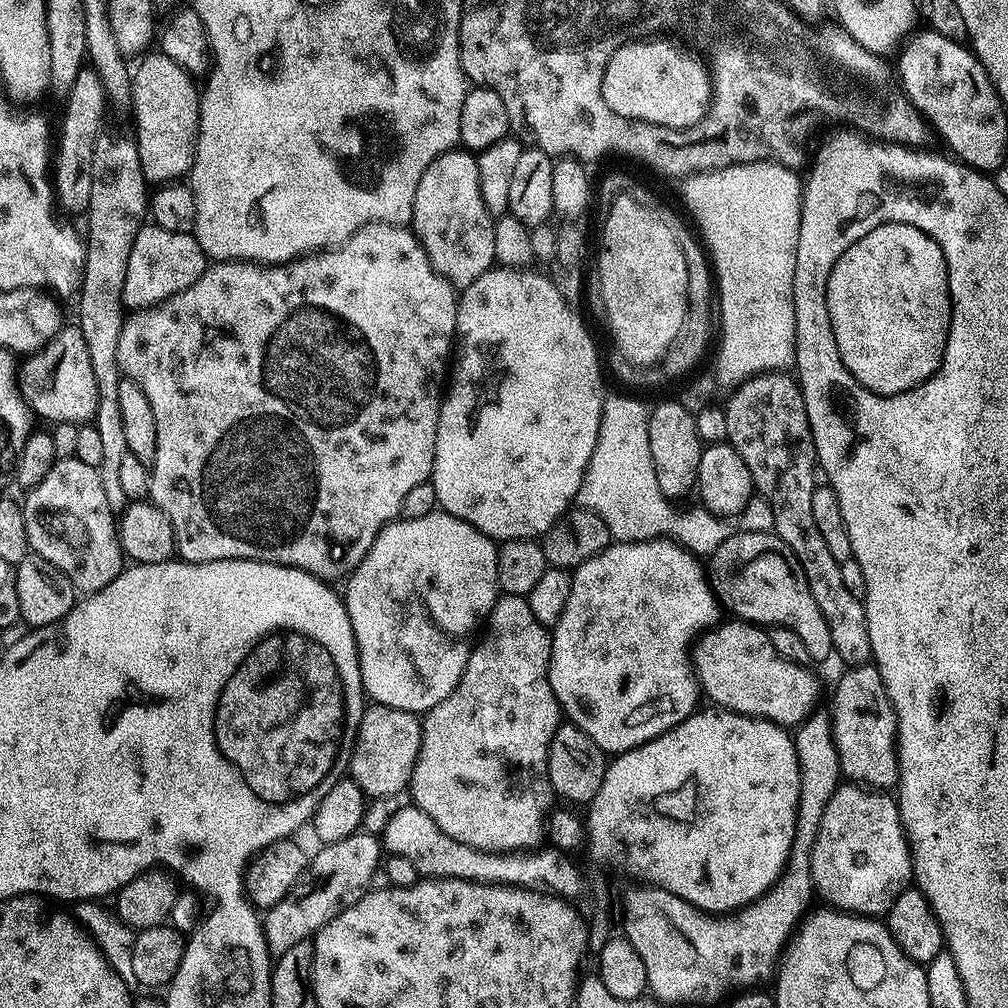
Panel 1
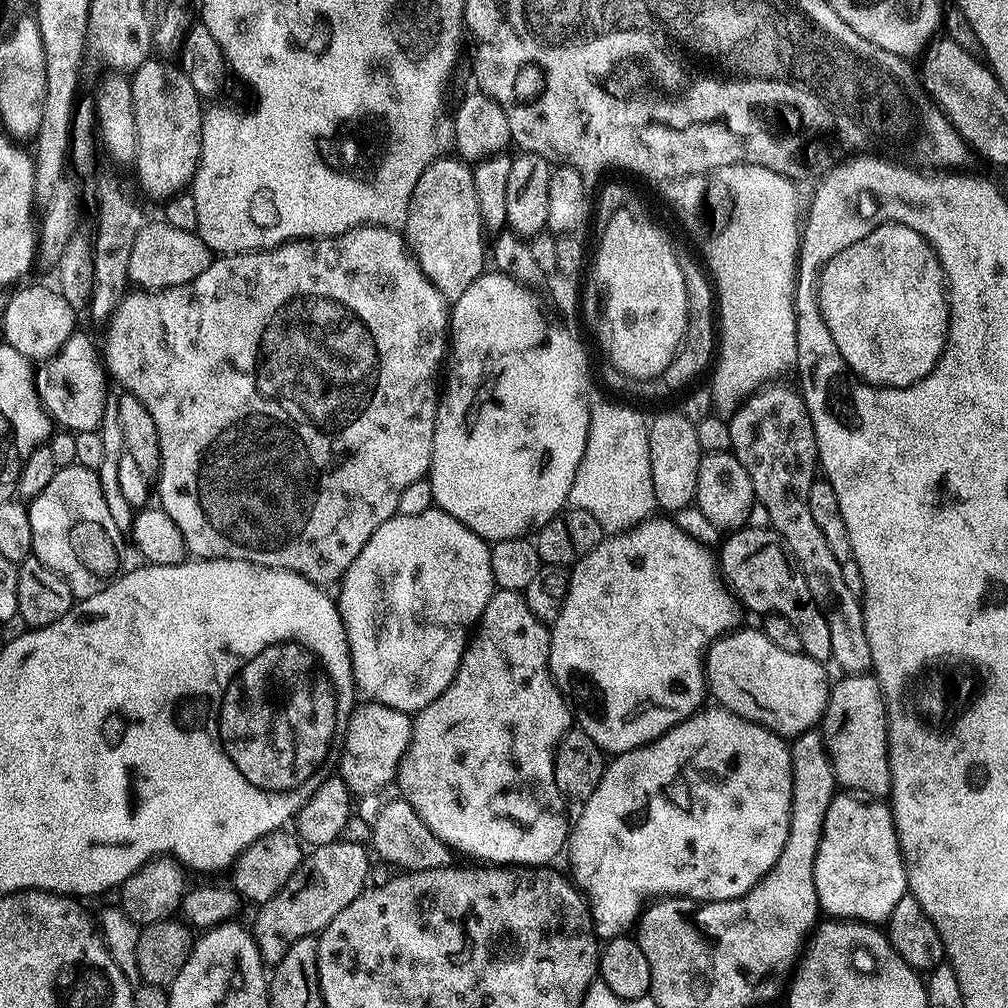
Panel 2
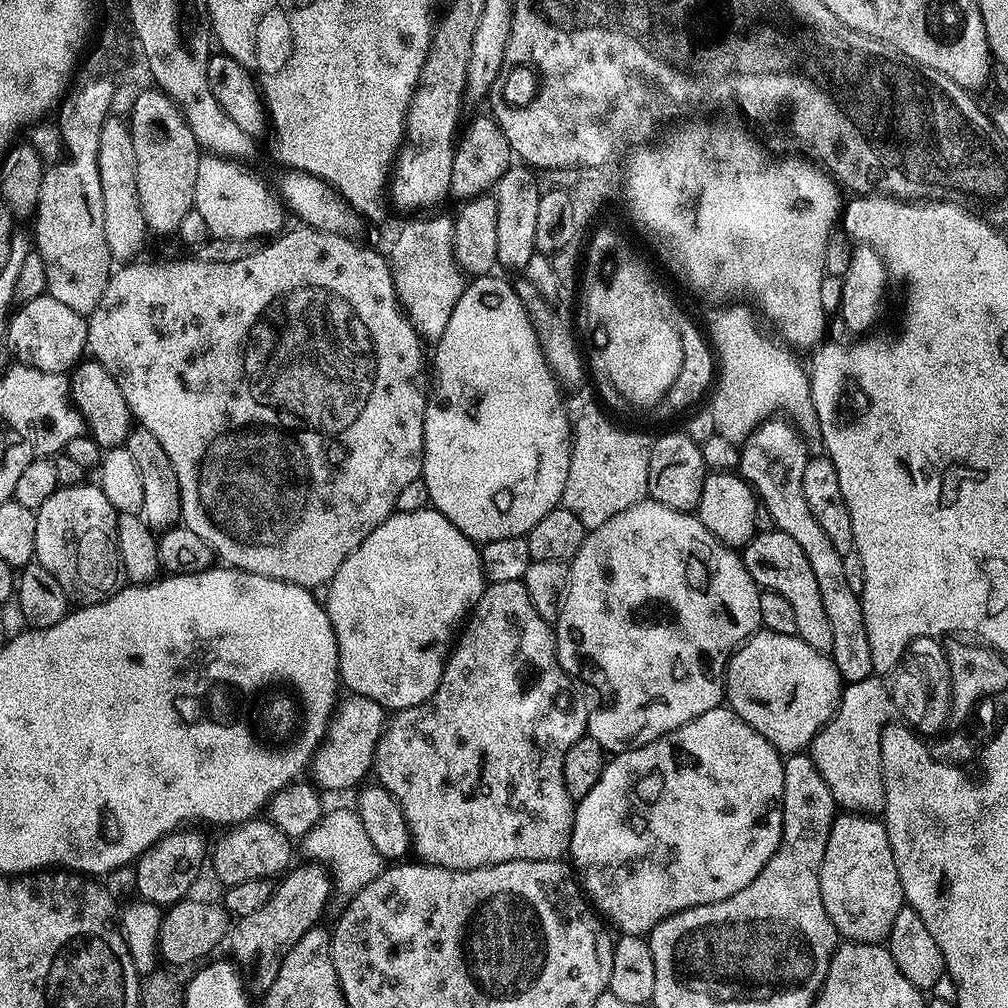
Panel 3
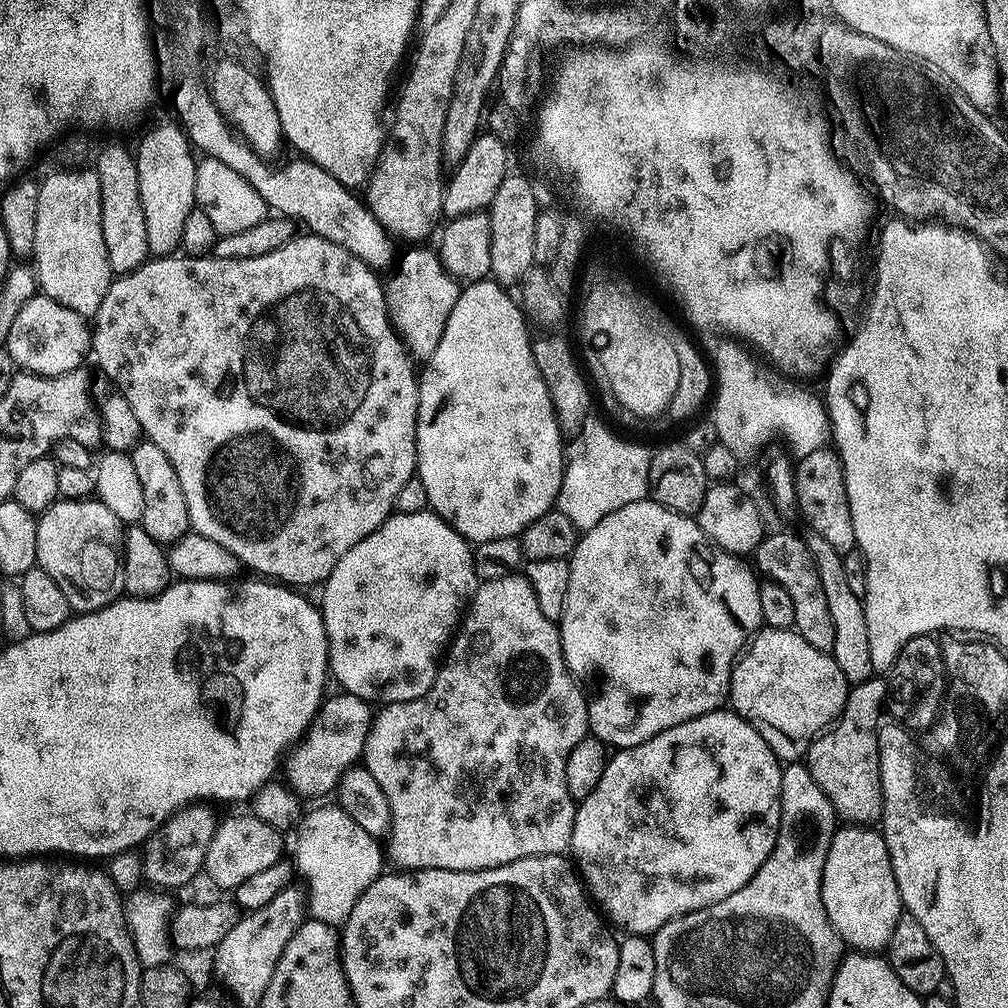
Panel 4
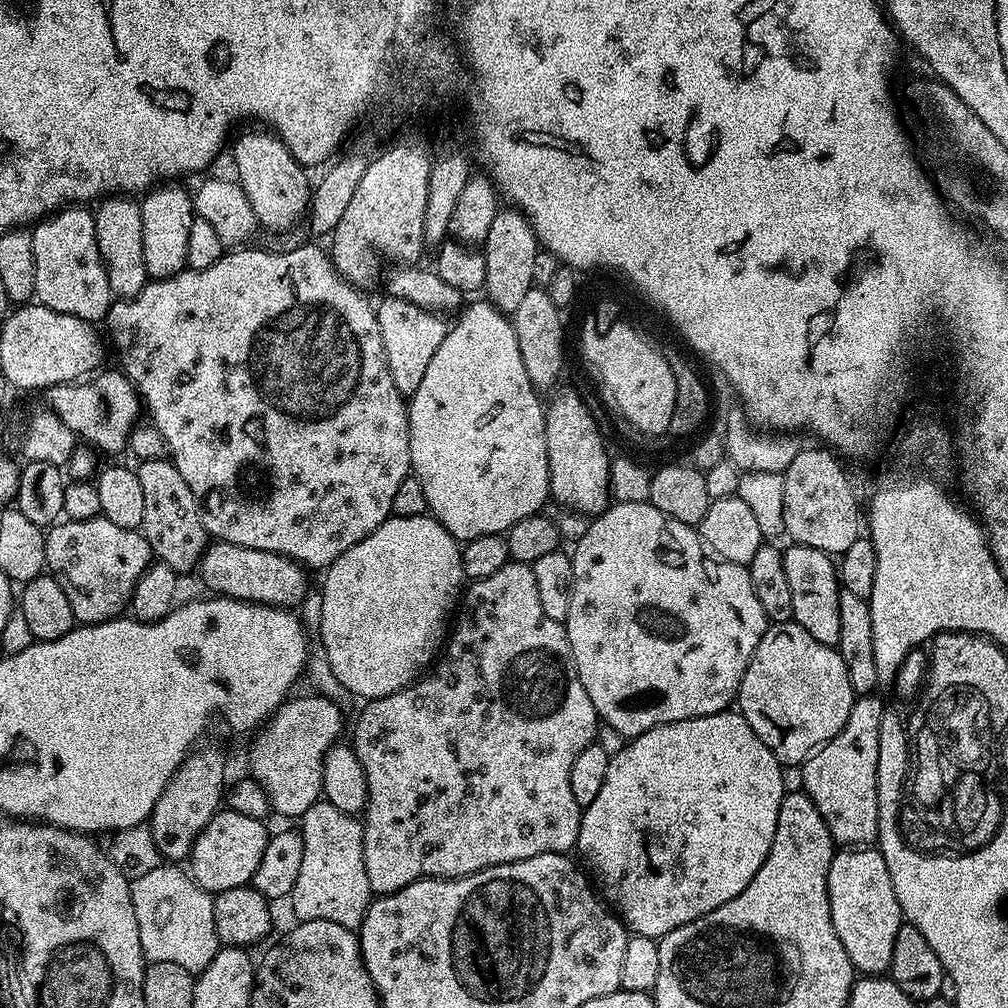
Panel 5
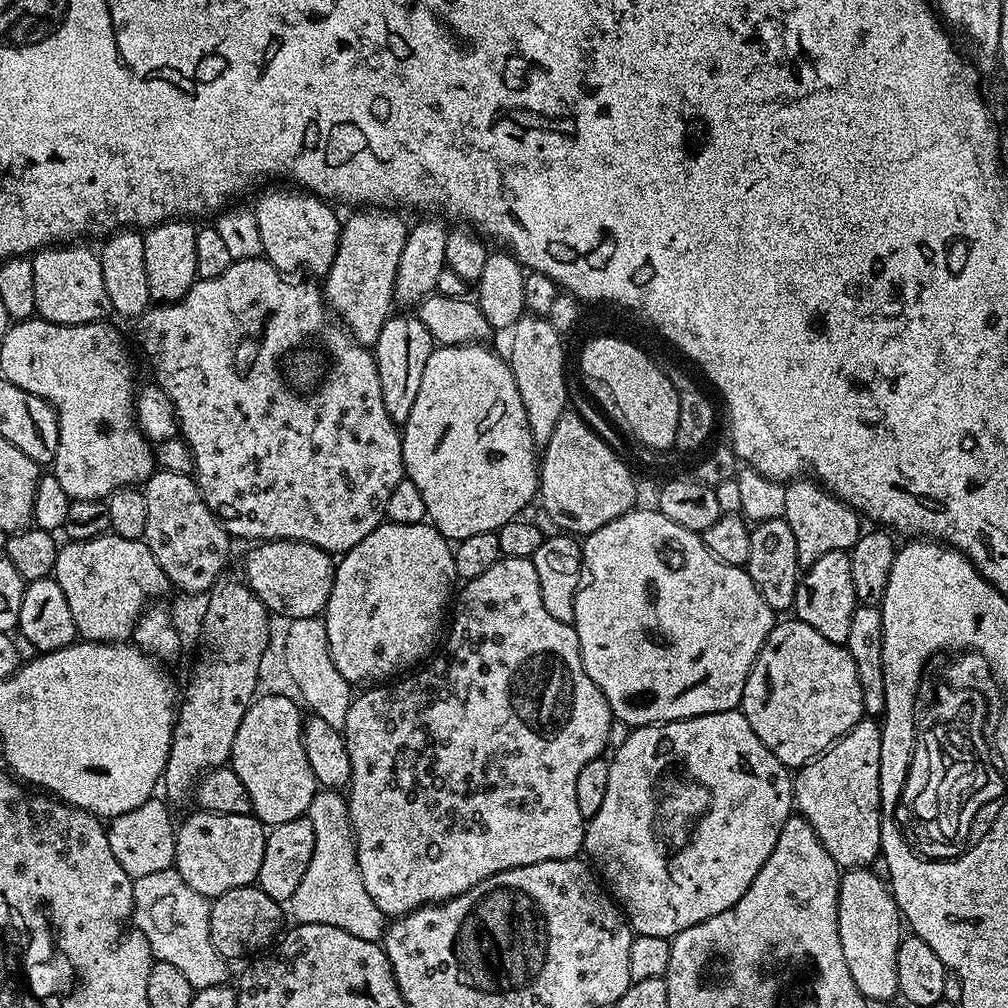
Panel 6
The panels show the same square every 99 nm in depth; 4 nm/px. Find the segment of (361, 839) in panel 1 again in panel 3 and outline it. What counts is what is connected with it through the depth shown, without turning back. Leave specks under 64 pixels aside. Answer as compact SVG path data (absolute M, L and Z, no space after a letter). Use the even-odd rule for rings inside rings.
M304 862L301 868L295 868L293 867L279 881L280 885L277 883L273 887L271 898L260 910L239 917L230 932L233 952L231 955L241 969L252 968L250 984L253 989L256 987L257 993L260 994L268 992L270 986L274 986L274 978L278 978L282 958L286 958L294 942L298 942L302 934L306 934L321 923L320 915L323 914L324 907L332 896L332 890L334 892L333 877L323 864Z

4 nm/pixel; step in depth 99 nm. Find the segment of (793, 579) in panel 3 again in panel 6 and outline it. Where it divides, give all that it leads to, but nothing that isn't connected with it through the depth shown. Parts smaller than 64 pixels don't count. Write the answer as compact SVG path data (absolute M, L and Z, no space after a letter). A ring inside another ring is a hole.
M848 552L822 554L818 562L806 569L796 585L795 619L806 622L806 626L814 626L814 630L818 630L822 638L830 638L830 642L835 644L847 645L850 638L850 618L854 618L857 607Z

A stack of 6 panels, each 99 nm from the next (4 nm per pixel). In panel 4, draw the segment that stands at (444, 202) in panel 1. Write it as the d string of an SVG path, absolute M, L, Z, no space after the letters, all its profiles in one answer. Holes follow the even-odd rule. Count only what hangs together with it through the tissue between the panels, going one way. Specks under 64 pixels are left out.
M412 246L404 258L399 259L400 270L392 281L387 281L384 303L388 305L388 319L396 335L403 341L409 357L416 362L426 362L446 330L446 318L458 302L461 285L442 266L439 255L428 246Z

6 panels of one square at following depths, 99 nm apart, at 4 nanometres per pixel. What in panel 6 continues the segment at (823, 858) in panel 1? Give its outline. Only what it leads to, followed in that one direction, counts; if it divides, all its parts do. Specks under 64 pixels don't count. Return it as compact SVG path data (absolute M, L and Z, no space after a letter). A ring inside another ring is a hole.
M850 868L841 875L838 890L838 938L842 938L842 954L846 957L846 966L850 969L850 978L865 1000L897 999L898 986L898 946L902 939L902 917L892 889L883 879L880 880L868 868Z

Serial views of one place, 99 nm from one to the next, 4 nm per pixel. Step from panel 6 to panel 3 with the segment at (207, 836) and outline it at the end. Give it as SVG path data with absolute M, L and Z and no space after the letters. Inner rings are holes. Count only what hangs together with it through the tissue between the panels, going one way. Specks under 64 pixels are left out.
M267 818L247 820L225 832L228 833L217 842L216 849L210 852L210 868L212 864L217 878L224 886L279 877L293 863L293 841Z

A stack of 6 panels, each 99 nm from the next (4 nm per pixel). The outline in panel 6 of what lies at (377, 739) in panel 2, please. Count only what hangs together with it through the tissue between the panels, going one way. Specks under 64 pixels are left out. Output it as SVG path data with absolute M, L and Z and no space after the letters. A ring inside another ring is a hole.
M257 695L242 718L242 726L238 726L238 734L234 734L230 766L246 786L246 794L250 794L251 815L265 826L303 817L318 790L314 770L306 762L305 717L300 716L301 705L293 700L288 696Z

